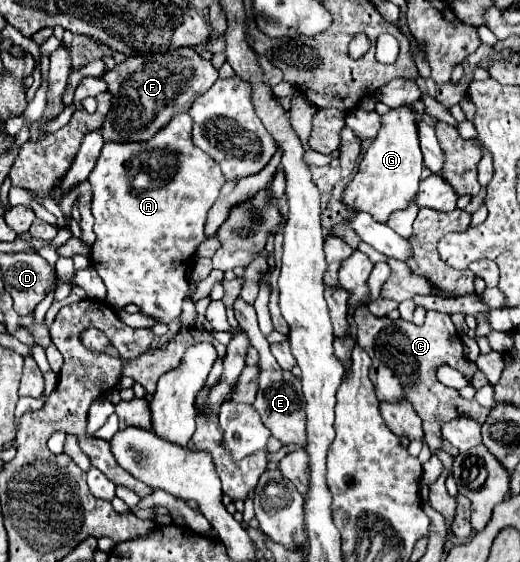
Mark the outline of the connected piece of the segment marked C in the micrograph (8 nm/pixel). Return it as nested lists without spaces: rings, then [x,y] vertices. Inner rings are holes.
[[[370,310],[366,314],[356,314],[354,320],[358,324],[358,344],[364,346],[364,350],[372,358],[370,372],[378,372],[380,366],[386,366],[394,374],[394,378],[402,386],[400,400],[410,402],[424,422],[424,434],[426,434],[428,448],[432,454],[443,449],[440,426],[444,422],[450,422],[452,418],[458,418],[458,416],[470,416],[478,420],[480,424],[486,420],[490,408],[480,406],[476,400],[470,402],[470,400],[460,398],[458,390],[448,388],[436,380],[436,370],[438,366],[444,366],[444,364],[452,366],[454,370],[466,377],[472,377],[478,370],[476,363],[464,356],[460,336],[450,320],[450,314],[440,314],[440,312],[430,310],[422,326],[416,326],[402,318],[400,320],[378,318]],[[382,332],[384,332],[384,340],[382,340]]]

